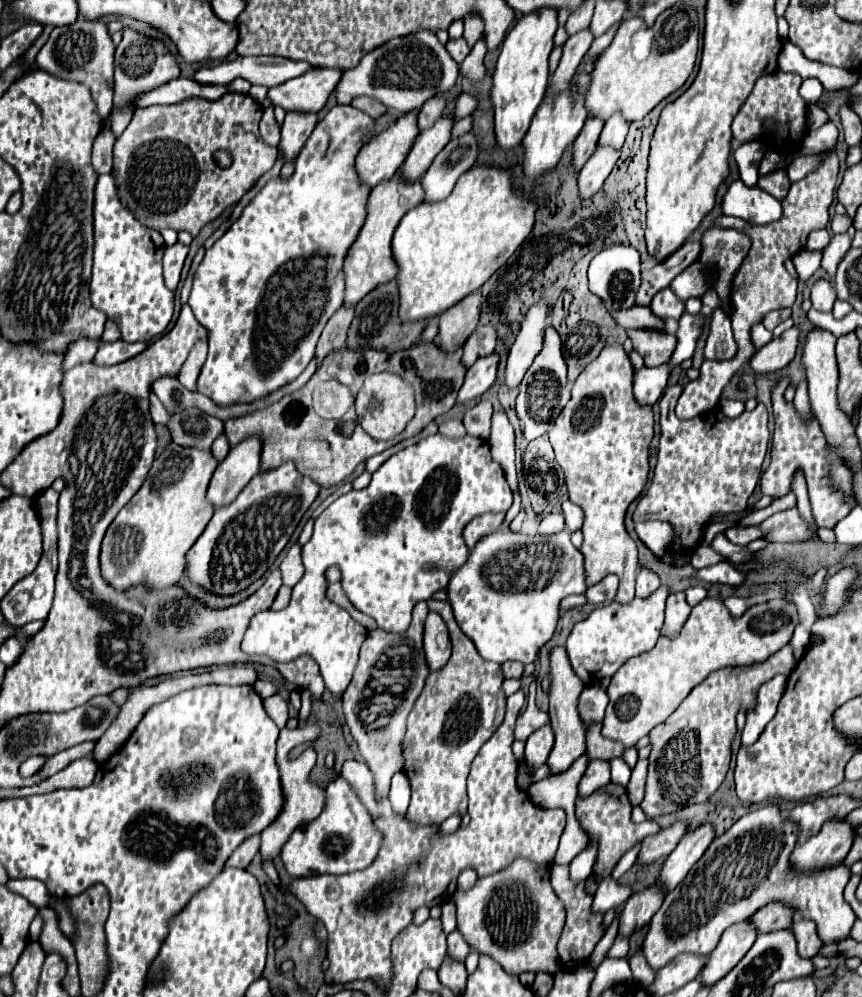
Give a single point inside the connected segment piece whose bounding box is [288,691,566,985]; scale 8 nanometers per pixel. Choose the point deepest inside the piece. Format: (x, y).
(362, 912)

